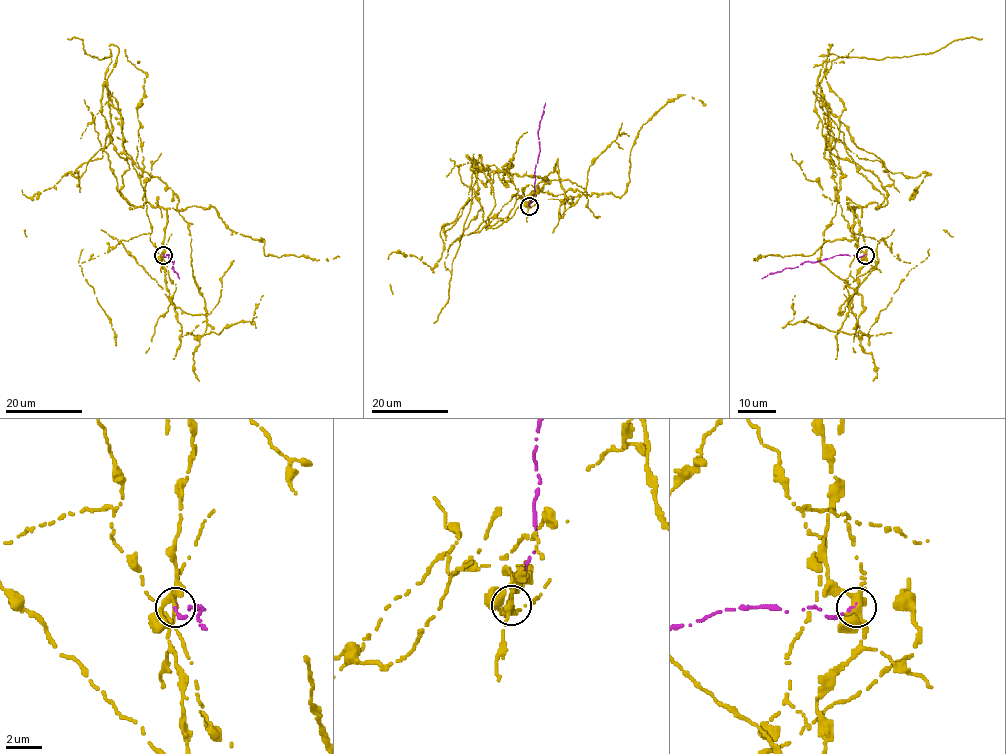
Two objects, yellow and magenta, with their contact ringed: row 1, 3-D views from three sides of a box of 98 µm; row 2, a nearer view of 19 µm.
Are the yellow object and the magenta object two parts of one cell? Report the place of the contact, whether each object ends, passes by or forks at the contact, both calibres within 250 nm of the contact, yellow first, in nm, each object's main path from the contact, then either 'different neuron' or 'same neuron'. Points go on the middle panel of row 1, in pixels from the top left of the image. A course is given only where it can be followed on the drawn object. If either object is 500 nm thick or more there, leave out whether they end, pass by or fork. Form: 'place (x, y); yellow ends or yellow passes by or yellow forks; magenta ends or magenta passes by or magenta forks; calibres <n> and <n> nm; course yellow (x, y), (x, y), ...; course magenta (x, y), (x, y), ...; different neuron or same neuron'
place (529, 206); yellow forks; magenta ends; calibres 320 and 190 nm; course yellow (530, 206), (487, 228), (491, 183), (467, 156), (544, 179), (557, 160), (566, 210), (629, 136); course magenta (530, 206), (534, 194), (534, 170), (540, 151), (537, 131), (545, 103); different neuron

